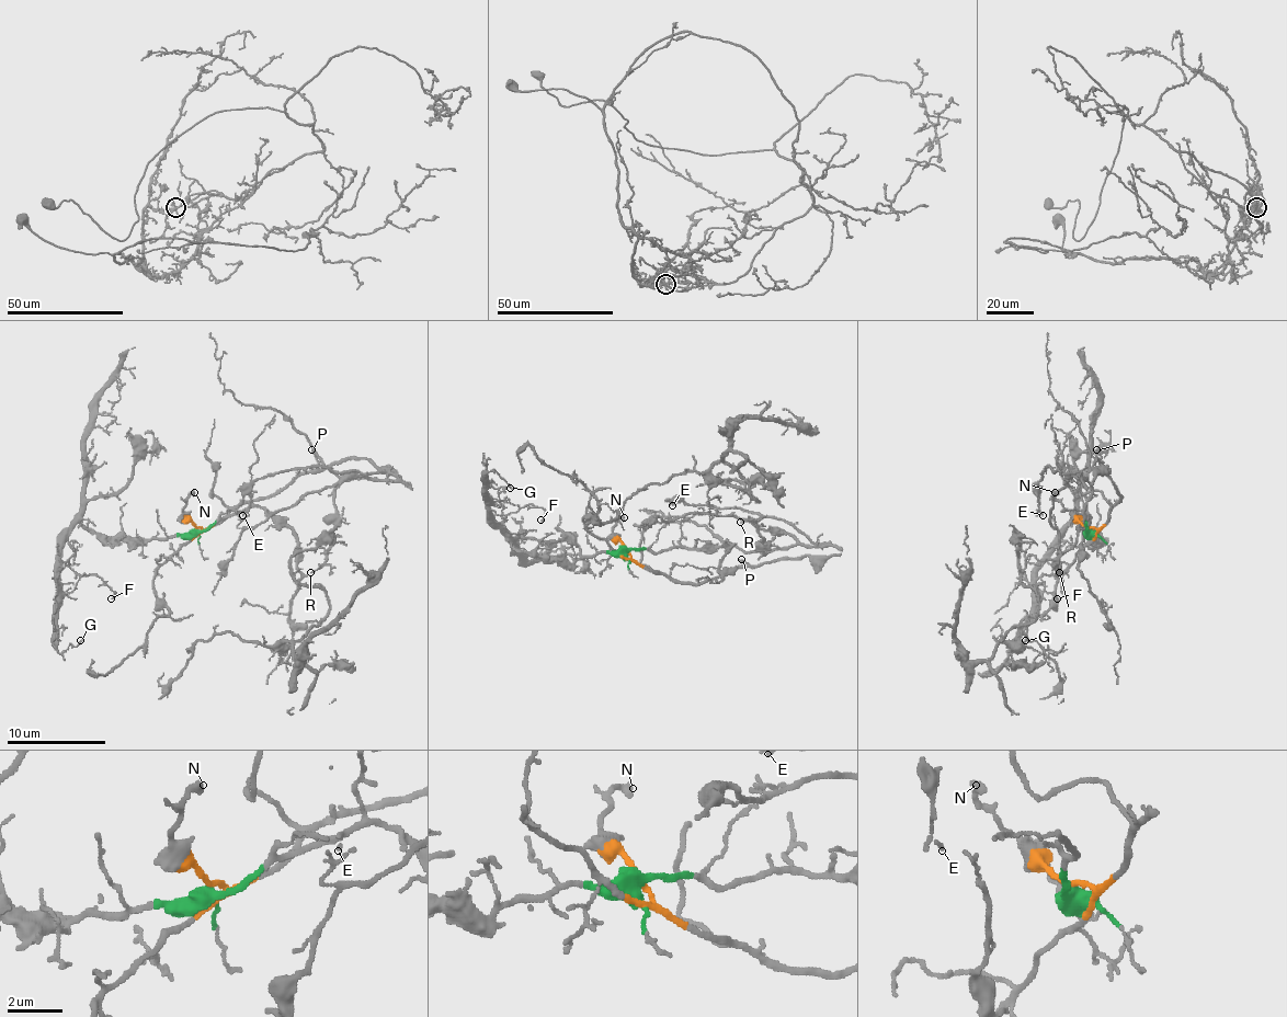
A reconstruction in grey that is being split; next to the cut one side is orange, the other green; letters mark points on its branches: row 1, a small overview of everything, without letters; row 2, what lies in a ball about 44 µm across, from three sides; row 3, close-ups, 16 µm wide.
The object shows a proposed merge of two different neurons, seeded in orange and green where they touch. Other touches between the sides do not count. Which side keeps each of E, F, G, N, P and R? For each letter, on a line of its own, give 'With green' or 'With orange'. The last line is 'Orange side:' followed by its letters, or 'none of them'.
E: With orange
F: With green
G: With green
N: With orange
P: With orange
R: With orange
Orange side: E, N, P, R

